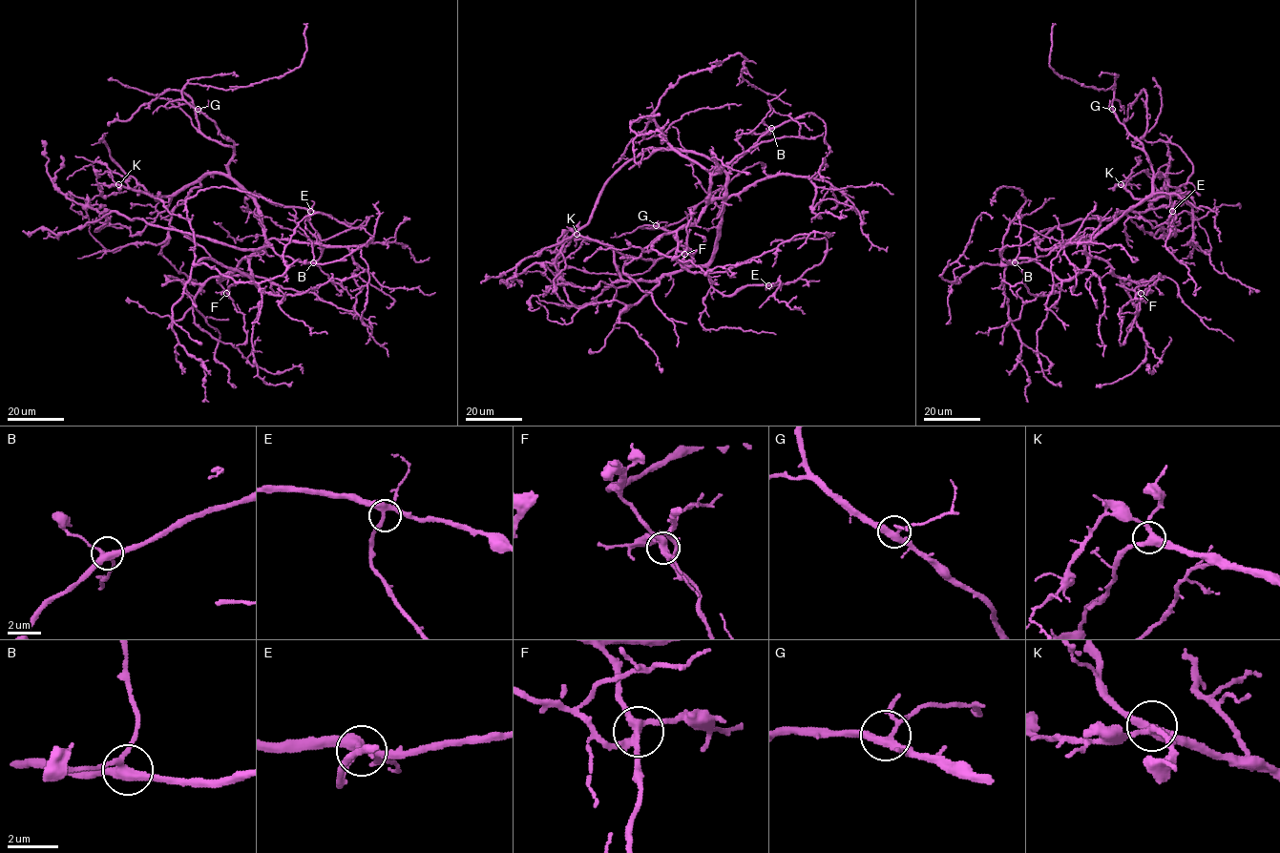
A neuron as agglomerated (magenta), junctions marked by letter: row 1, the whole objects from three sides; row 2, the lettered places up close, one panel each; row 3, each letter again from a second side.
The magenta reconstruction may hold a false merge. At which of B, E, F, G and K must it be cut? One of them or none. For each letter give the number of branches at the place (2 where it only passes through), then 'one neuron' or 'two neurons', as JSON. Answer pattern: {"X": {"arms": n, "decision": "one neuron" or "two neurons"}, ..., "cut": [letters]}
{"B": {"arms": 4, "decision": "one neuron"}, "E": {"arms": 4, "decision": "one neuron"}, "F": {"arms": 4, "decision": "two neurons"}, "G": {"arms": 4, "decision": "one neuron"}, "K": {"arms": 4, "decision": "one neuron"}, "cut": ["F"]}

